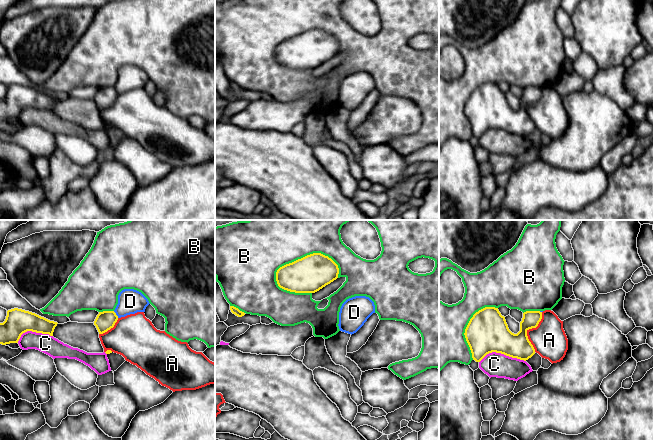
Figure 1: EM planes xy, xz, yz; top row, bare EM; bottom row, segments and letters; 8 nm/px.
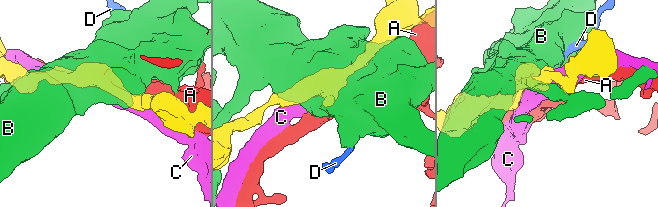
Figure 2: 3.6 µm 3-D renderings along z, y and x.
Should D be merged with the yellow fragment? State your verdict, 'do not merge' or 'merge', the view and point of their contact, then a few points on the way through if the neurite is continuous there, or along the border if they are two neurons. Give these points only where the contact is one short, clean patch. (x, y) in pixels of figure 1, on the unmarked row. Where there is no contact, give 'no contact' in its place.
do not merge; meets yellow in xy at (115, 90); border along xy (113, 87), (118, 93)

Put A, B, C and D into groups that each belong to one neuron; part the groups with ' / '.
A / B / C / D

